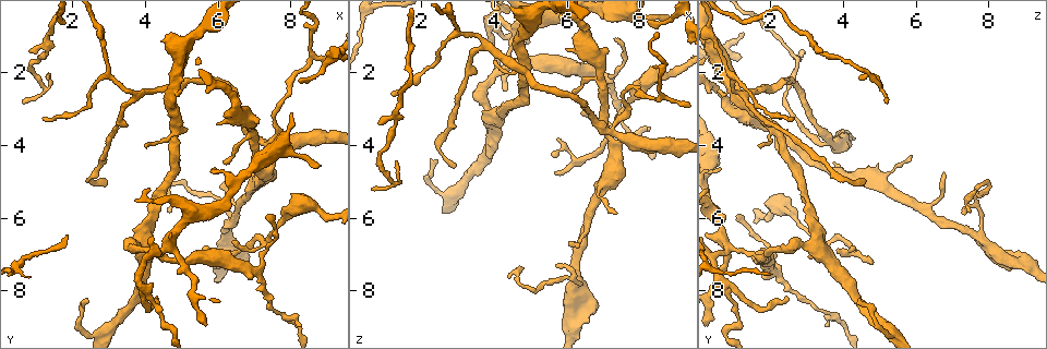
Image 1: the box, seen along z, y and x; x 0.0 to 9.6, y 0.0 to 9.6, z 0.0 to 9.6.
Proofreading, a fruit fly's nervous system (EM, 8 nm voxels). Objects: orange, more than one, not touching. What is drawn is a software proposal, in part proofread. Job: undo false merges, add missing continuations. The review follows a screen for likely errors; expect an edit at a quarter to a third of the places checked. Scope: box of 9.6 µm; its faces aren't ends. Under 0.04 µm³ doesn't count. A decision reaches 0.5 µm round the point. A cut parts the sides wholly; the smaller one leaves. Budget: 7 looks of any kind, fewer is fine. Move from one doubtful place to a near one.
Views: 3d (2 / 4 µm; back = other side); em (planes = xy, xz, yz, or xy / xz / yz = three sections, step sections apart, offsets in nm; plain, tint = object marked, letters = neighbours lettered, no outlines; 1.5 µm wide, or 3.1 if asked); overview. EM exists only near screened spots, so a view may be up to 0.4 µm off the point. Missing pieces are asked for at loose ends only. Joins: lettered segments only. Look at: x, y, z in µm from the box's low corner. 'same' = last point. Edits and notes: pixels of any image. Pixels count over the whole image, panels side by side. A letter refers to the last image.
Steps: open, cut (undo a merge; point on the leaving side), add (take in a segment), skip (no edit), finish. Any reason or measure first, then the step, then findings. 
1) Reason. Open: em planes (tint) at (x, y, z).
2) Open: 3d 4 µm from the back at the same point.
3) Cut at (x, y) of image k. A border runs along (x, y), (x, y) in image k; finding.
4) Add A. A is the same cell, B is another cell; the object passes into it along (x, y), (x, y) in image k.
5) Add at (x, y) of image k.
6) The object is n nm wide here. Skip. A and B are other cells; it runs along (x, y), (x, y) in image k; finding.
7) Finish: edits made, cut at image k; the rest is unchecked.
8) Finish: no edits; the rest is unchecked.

Tapers out. Open: 3d 2 µm at (5.70, 7.20, 4.75).

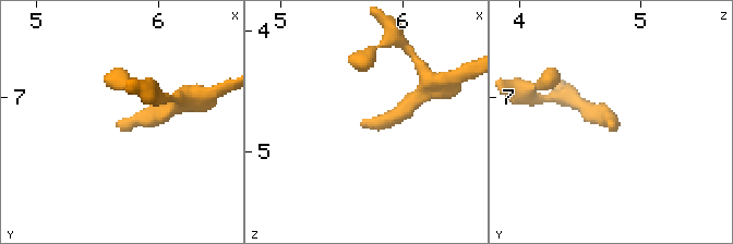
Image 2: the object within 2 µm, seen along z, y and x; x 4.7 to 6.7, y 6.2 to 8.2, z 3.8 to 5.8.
Open: em planes (letters) at (5.70, 7.22, 4.76).

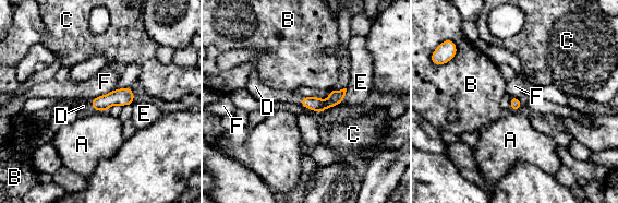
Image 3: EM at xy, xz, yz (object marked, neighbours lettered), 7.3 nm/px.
The object is 80 nm wide here. Add D. D is the same cell, A, B, C, E and F are other cells; the object passes into it along (123, 96), (92, 105), (83, 106) in image 3; it goes on there.

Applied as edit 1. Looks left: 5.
Thick turns thin. Open: em xz step 8 (letters) at (4.60, 6.80, 0.90).

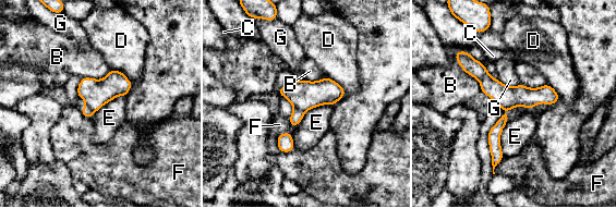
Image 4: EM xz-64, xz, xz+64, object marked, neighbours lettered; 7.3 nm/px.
Open: em yz step 4 (letters) at the same point.

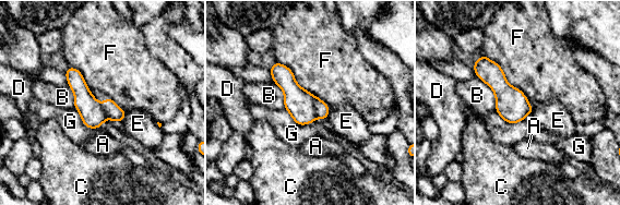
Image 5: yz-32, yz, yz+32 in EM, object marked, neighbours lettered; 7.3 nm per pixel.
The object is 190 nm wide here. Cut at (299, 103) of image 5. A, B, C, D, E, F and G are other cells; a border runs along (314, 96), (314, 107), (318, 116) in image 5; two neurons meet here.

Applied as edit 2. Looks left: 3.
See it whole again. Open: overview.

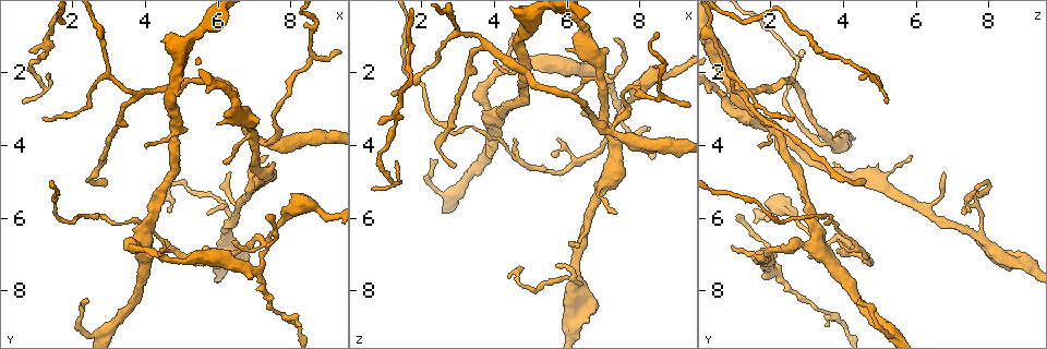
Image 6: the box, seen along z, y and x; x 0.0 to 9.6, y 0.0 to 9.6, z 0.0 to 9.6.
Free end. Open: em planes (letters) at (7.30, 6.05, 1.05).

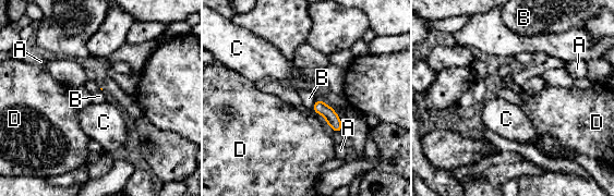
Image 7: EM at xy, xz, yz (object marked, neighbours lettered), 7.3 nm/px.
Skip. A, B, C and D are other cells; a border runs along (317, 99), (311, 109) in image 7; no lettered segment goes on from it.

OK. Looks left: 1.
Finish: edits made, add at image 3, cut at image 5; the rest is unchecked.

